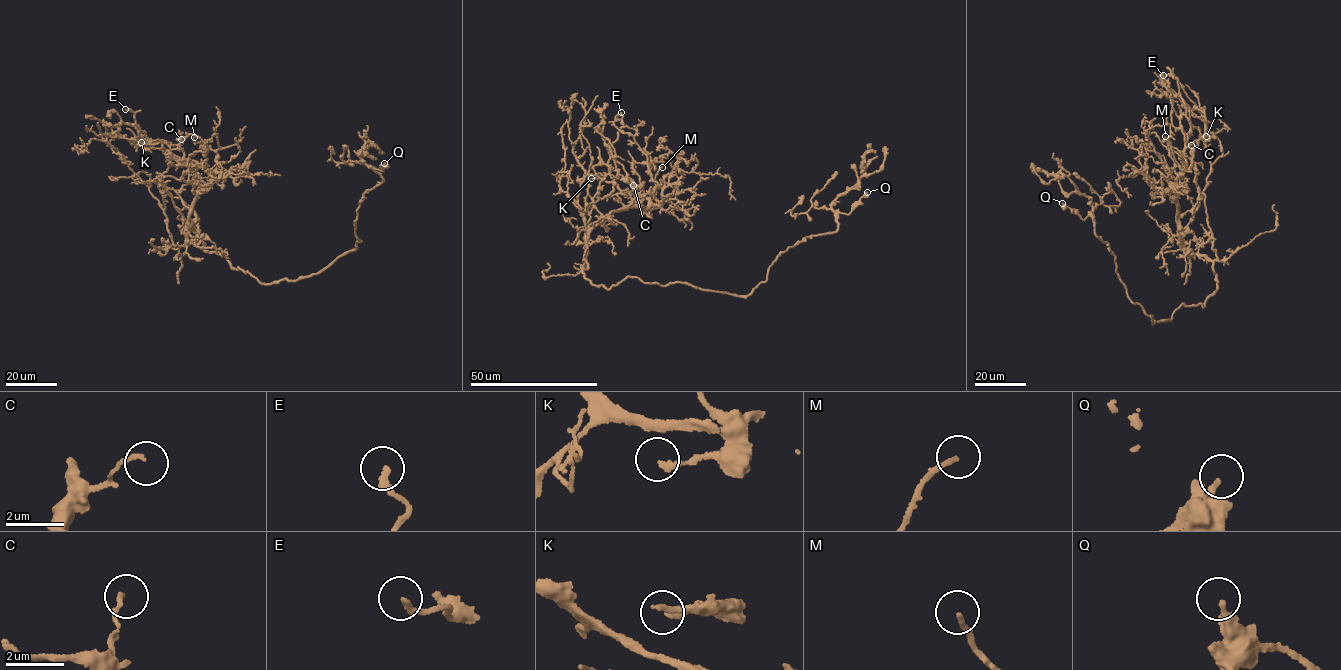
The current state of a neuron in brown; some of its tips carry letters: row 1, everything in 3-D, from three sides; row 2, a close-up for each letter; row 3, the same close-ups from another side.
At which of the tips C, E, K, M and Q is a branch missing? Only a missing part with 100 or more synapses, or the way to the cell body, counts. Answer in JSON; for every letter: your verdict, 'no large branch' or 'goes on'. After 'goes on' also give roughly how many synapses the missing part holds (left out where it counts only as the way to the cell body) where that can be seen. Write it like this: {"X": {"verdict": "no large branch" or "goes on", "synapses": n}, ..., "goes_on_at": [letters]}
{"C": {"verdict": "no large branch"}, "E": {"verdict": "no large branch"}, "K": {"verdict": "no large branch"}, "M": {"verdict": "no large branch"}, "Q": {"verdict": "no large branch"}, "goes_on_at": []}

